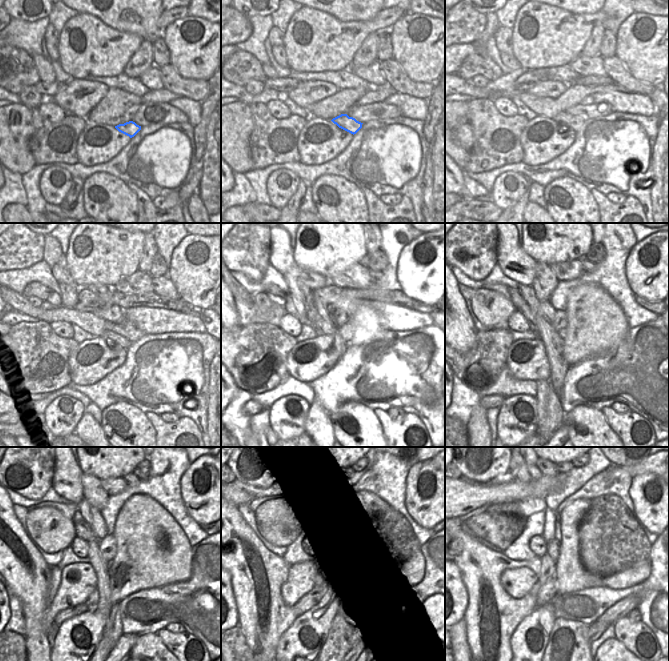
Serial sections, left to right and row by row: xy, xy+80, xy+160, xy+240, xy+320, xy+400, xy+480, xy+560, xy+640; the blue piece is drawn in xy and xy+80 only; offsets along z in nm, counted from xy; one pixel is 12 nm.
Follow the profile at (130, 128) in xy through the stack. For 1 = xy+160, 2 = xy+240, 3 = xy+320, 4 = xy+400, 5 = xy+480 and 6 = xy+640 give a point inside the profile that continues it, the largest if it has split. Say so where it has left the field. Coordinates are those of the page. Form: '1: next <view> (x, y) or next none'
1: next xy+160 (563, 118)
2: next xy+240 (119, 340)
3: next xy+320 (321, 327)
4: next xy+400 (548, 311)
5: next xy+480 (90, 514)
6: next xy+640 (526, 473)

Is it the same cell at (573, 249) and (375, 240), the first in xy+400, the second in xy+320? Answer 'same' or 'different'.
different

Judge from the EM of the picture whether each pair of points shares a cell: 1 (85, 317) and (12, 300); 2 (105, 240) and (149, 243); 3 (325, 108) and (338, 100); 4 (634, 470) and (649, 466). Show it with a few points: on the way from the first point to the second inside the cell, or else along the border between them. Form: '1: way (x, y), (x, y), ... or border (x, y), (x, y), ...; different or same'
1: way (67, 315), (43, 315), (30, 310); same
2: border (145, 233), (144, 251), (138, 266); different
3: way (328, 108), (335, 103); same
4: way (638, 468), (645, 466); same

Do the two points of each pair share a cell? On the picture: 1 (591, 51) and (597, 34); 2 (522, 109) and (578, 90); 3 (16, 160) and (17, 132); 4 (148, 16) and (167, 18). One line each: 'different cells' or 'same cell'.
1: same cell
2: different cells
3: same cell
4: different cells

